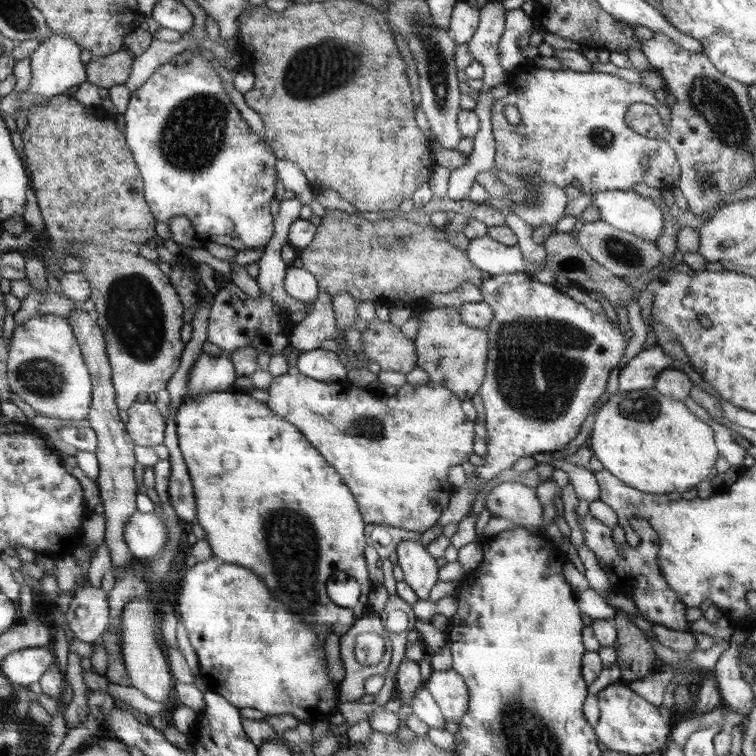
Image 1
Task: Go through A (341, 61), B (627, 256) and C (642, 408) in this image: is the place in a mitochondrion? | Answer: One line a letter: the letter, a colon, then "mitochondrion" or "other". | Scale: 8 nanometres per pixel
A: mitochondrion
B: mitochondrion
C: mitochondrion

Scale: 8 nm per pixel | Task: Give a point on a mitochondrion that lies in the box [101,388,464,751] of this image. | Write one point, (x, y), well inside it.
(291, 540)

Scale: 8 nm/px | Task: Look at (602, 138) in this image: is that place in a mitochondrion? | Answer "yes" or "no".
yes

